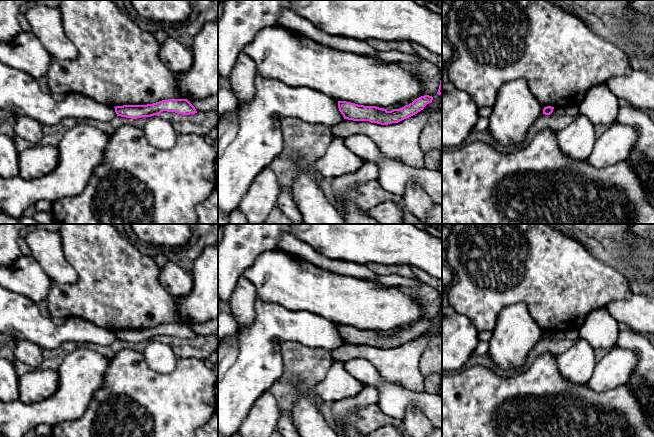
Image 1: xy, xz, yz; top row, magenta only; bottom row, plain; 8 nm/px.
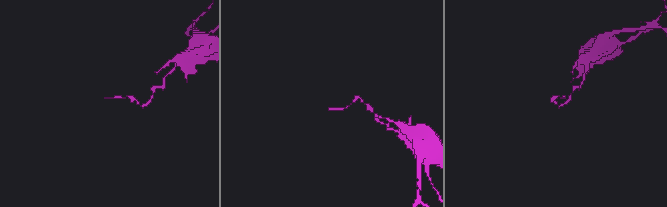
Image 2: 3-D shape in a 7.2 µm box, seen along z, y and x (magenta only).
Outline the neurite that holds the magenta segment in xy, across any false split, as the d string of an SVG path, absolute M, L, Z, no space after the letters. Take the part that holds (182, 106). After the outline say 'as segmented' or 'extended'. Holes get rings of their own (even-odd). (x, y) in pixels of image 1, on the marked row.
M168 99L147 105L123 105L116 106L117 116L137 119L160 115L161 112L175 112L182 115L197 113L195 107L187 99Z; as segmented

